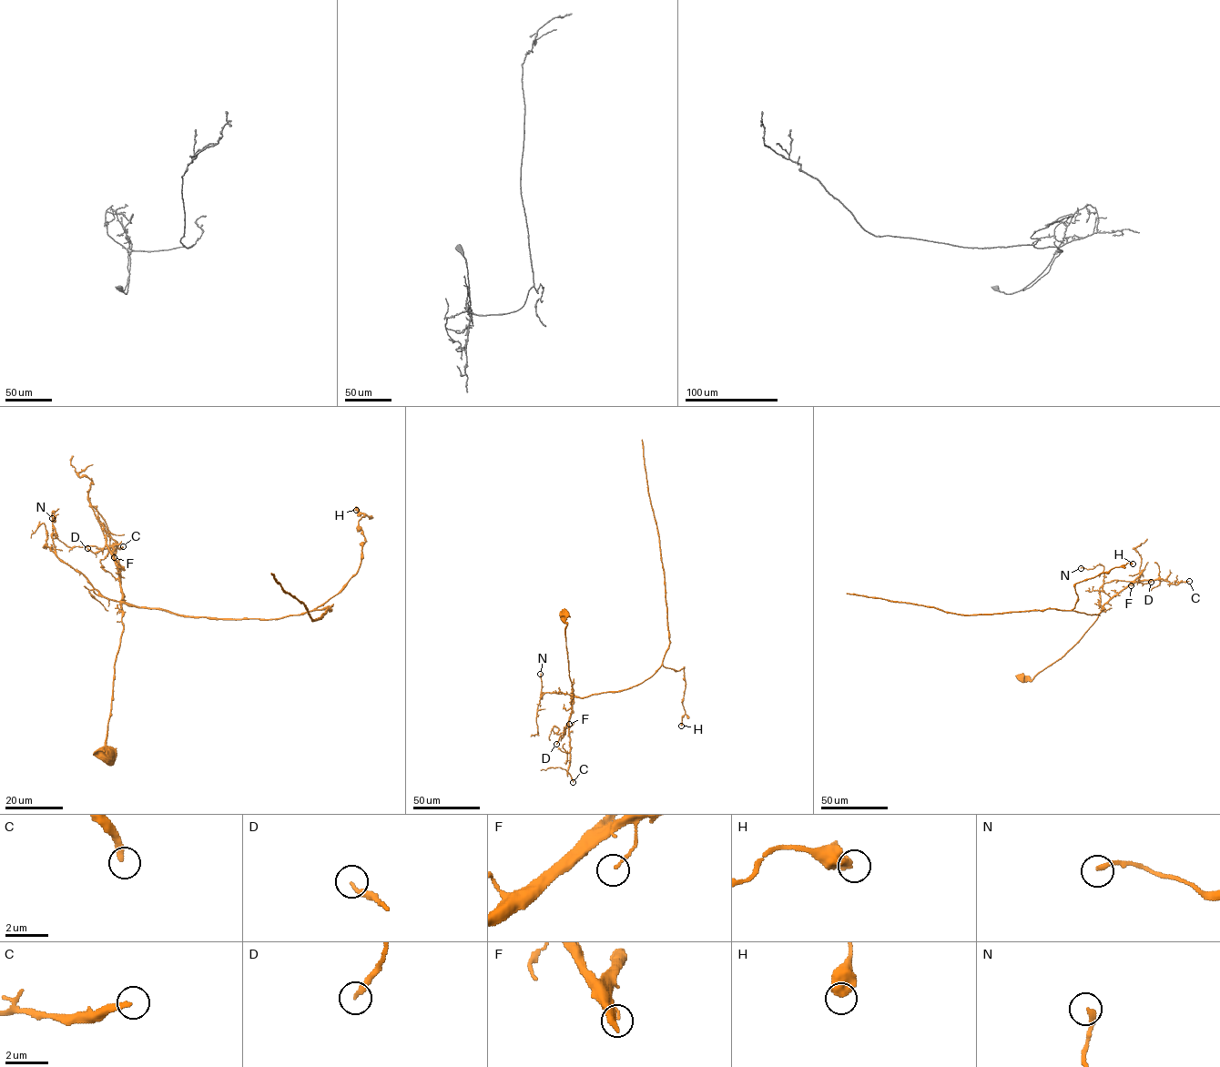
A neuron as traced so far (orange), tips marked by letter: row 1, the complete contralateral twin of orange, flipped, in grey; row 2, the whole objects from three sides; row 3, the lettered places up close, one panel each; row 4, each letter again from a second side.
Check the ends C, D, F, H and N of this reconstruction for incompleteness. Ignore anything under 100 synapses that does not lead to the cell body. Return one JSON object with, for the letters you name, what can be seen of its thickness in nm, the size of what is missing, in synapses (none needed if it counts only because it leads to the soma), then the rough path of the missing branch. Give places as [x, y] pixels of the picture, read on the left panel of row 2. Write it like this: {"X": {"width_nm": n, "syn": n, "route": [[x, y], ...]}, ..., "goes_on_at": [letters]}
{"goes_on_at": []}

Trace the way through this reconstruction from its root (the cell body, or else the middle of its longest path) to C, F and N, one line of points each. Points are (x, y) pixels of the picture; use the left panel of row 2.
C: (107, 757), (114, 665), (123, 631), (116, 542), (111, 552), (123, 546)
F: (107, 757), (105, 760), (109, 760), (106, 737), (114, 665), (123, 631), (121, 574), (113, 551), (114, 557)
N: (107, 757), (105, 760), (109, 760), (106, 737), (123, 631), (122, 606), (56, 555), (53, 511), (52, 518)

